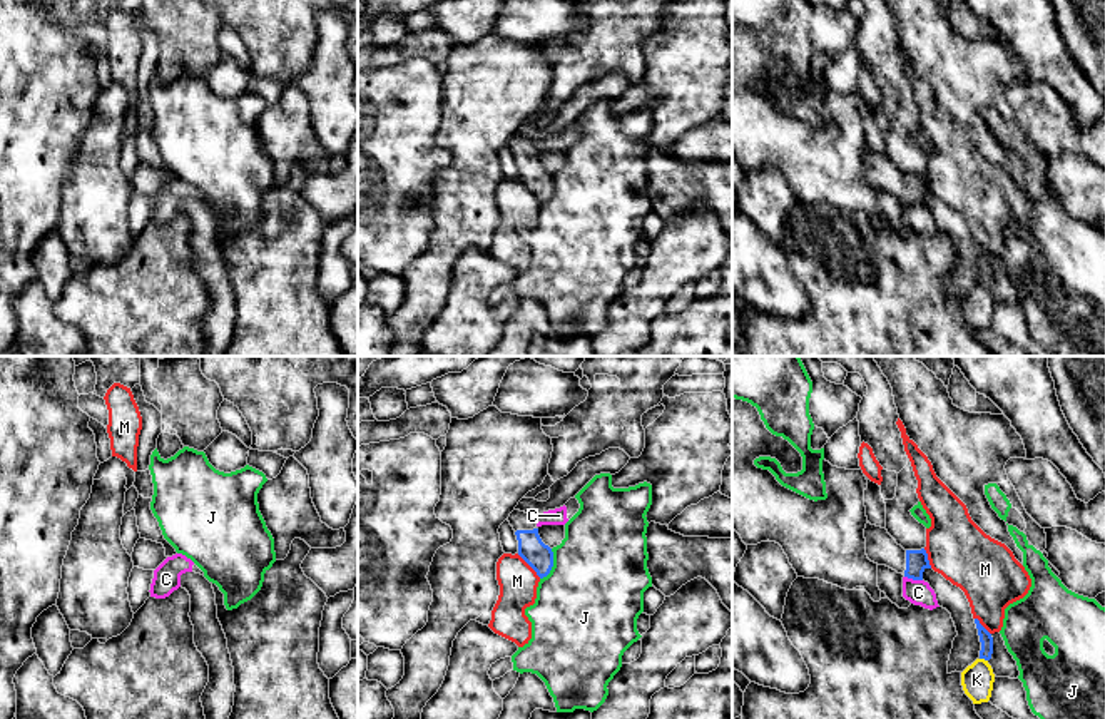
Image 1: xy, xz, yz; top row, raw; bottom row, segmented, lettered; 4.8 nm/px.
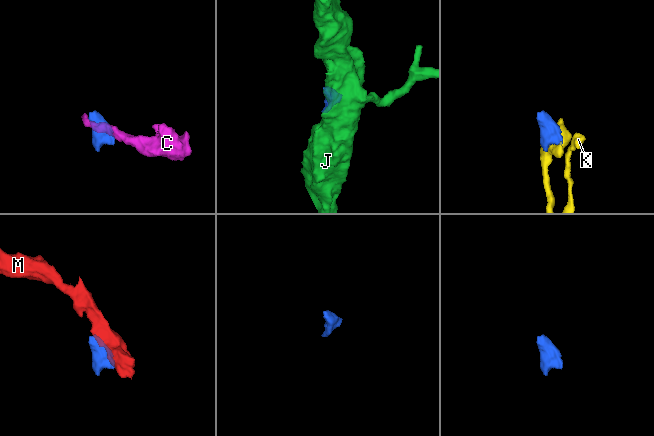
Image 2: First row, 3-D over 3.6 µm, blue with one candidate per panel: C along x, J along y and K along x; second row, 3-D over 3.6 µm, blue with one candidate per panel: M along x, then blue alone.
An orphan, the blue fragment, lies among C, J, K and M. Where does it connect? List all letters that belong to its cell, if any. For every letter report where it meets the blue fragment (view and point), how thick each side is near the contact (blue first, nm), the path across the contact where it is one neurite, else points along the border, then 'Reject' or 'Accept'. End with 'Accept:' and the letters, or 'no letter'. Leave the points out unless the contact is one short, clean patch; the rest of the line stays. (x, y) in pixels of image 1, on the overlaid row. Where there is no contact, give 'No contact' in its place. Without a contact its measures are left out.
C: Touches blue at yz (913, 579). Thickness 110 nm (blue) against 120 nm. Boundary: yz (905, 576), (921, 581). Reject
J: Touches blue at xz (552, 566). Thickness 130 nm (blue) against 480 nm. Reject
K: Touches blue at yz (983, 657). Thickness 60 nm (blue) against 160 nm. Boundary: yz (980, 657), (987, 661). Reject
M: Touches blue at xz (529, 564). Thickness 130 nm (blue) against 180 nm. Reject
Accept: no letter

